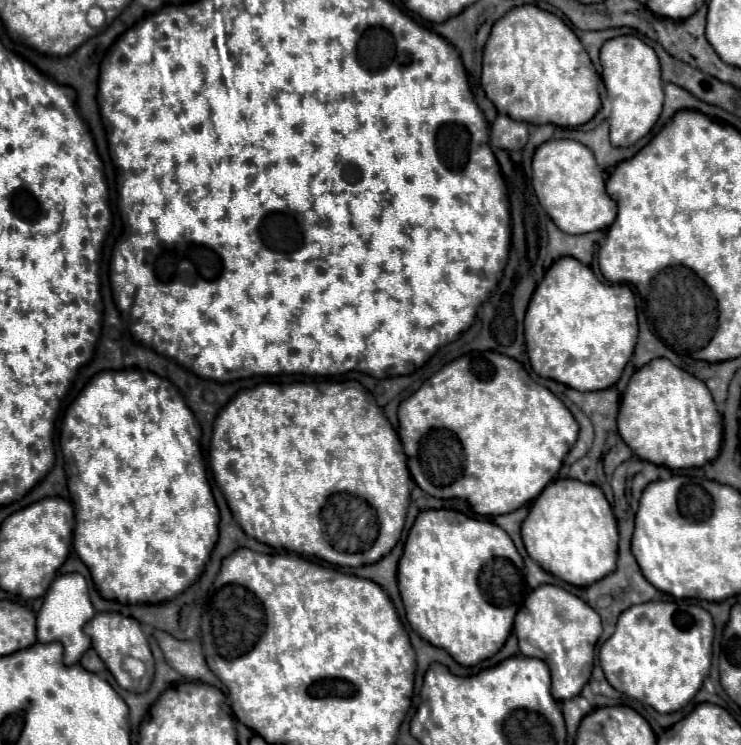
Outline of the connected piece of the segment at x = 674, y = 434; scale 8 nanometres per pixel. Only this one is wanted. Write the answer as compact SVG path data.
M653 359L633 373L623 393L617 423L621 439L637 457L669 469L703 467L721 449L723 421L709 389L669 359Z

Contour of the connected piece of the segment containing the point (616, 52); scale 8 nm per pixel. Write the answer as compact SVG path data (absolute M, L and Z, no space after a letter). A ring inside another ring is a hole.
M623 35L609 39L601 47L601 65L603 65L603 83L609 97L613 97L613 113L609 117L611 127L611 145L613 147L631 147L641 137L645 137L651 127L657 123L663 107L663 81L661 67L655 51L643 43L639 37Z

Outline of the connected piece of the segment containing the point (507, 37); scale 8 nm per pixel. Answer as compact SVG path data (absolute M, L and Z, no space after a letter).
M521 5L511 9L493 25L483 51L481 87L495 103L499 114L509 115L515 121L527 121L533 125L551 123L559 127L577 127L591 121L601 109L599 83L600 75L593 67L581 41L557 15L543 11L535 5Z

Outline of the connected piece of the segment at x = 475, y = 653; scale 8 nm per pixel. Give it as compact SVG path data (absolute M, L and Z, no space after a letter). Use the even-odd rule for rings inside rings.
M447 509L419 513L405 541L397 579L411 629L427 643L445 649L463 667L473 667L493 657L505 645L513 629L513 619L527 595L527 585L523 585L523 559L511 537L491 521L471 519Z

